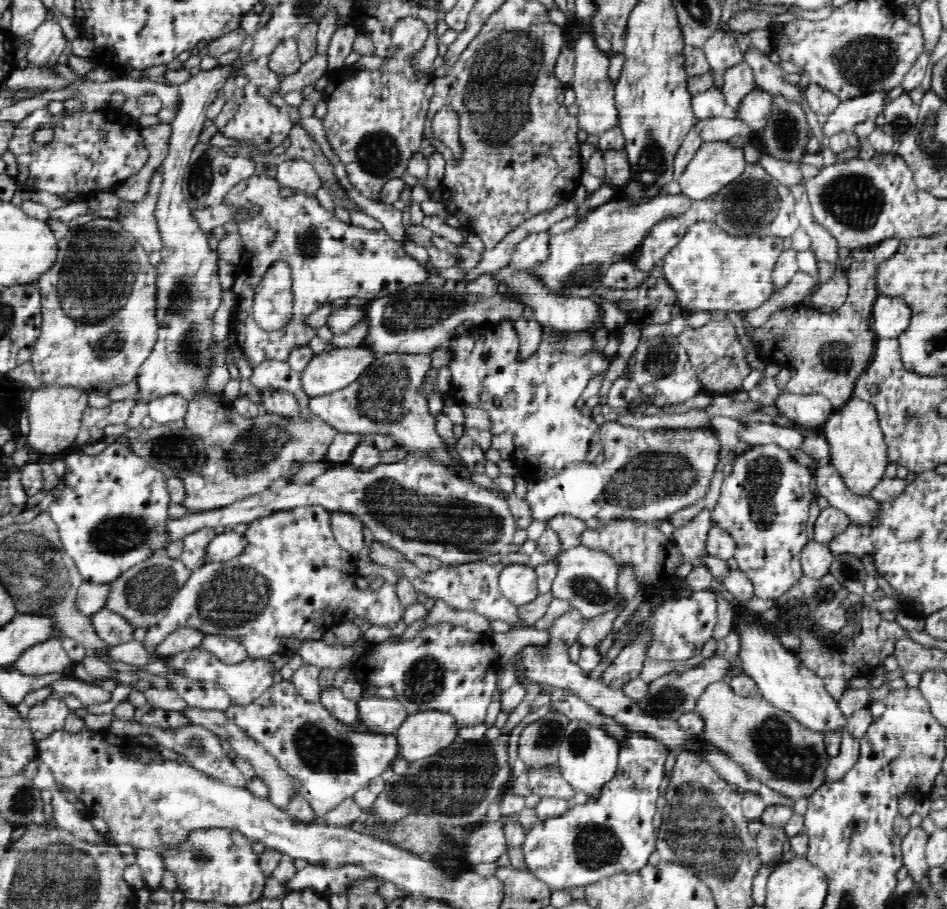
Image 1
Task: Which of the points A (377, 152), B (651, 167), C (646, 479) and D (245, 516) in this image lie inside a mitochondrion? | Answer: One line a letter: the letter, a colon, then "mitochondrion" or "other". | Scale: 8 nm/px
A: mitochondrion
B: mitochondrion
C: mitochondrion
D: other

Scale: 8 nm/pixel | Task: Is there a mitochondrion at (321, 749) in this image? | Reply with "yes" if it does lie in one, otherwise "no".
yes

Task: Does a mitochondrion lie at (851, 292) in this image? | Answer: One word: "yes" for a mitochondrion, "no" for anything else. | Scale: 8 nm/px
no

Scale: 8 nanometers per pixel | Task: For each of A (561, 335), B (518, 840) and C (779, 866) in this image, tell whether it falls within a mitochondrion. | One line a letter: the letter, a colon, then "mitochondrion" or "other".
A: other
B: other
C: other

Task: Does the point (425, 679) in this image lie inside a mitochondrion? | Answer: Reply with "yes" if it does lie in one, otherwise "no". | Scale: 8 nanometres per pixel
yes

